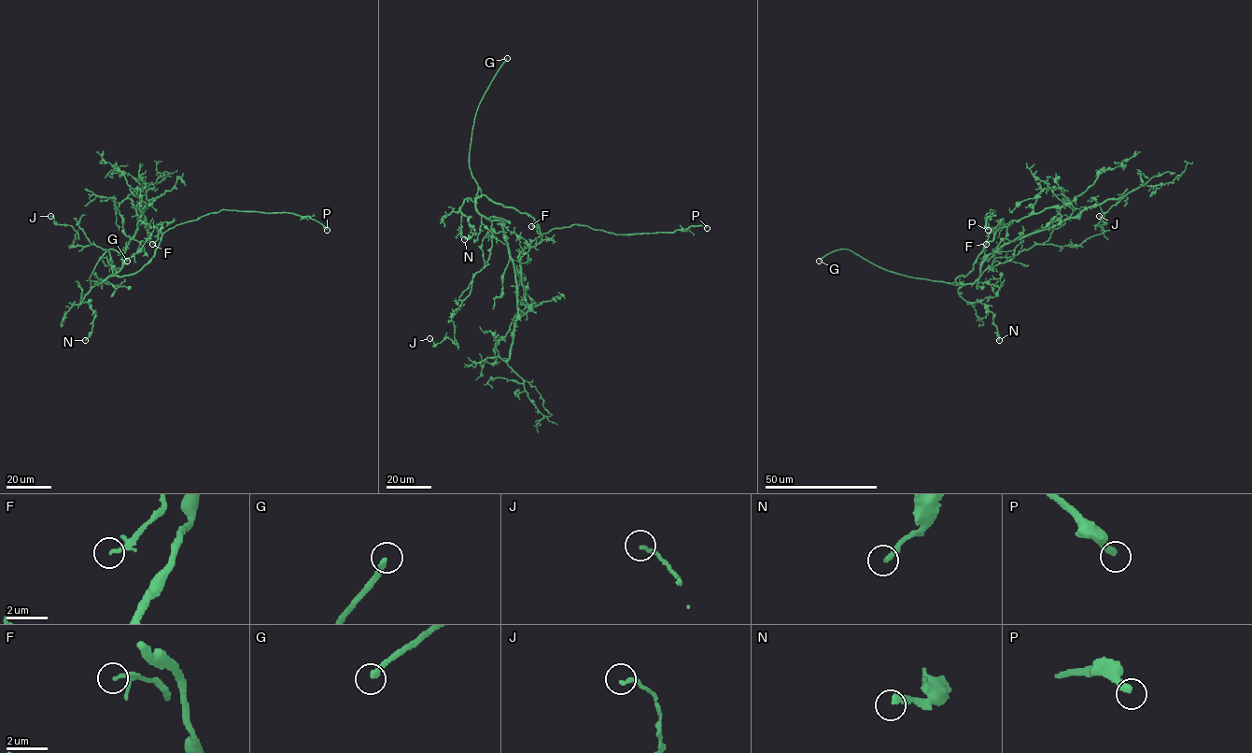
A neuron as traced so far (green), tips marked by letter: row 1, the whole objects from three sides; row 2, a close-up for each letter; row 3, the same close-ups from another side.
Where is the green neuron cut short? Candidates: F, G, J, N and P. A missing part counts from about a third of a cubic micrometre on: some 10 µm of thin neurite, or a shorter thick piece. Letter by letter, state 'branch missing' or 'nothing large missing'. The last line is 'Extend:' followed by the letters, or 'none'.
F: nothing large missing
G: nothing large missing
J: nothing large missing
N: branch missing
P: branch missing
Extend: N, P

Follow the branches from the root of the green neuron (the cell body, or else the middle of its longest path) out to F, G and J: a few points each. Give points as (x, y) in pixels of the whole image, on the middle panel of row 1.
F: (507, 240), (502, 224), (527, 245), (535, 247), (541, 234), (536, 226), (531, 226)
G: (507, 240), (502, 221), (489, 220), (477, 209), (478, 187), (469, 163), (475, 112), (507, 58)
J: (507, 240), (502, 221), (493, 220), (489, 259), (452, 319), (457, 344), (429, 338)

